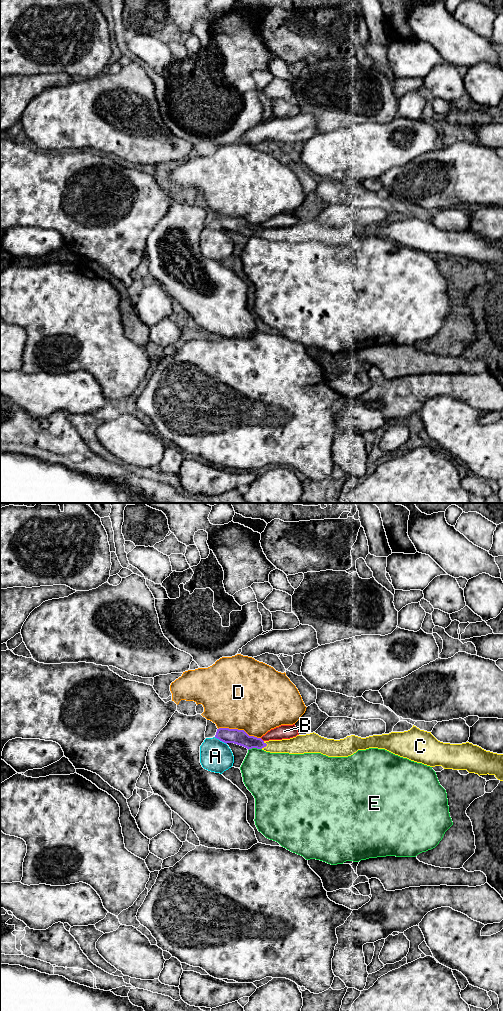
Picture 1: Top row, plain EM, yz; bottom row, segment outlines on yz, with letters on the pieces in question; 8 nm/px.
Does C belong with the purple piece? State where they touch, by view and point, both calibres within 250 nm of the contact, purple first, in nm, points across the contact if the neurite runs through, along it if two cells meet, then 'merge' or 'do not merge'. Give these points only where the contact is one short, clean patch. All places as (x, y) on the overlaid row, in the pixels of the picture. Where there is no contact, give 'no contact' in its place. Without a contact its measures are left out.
contact yz (265, 746); calibres 120 and 140 nm; way yz (240, 737), (265, 746), (296, 745); merge

